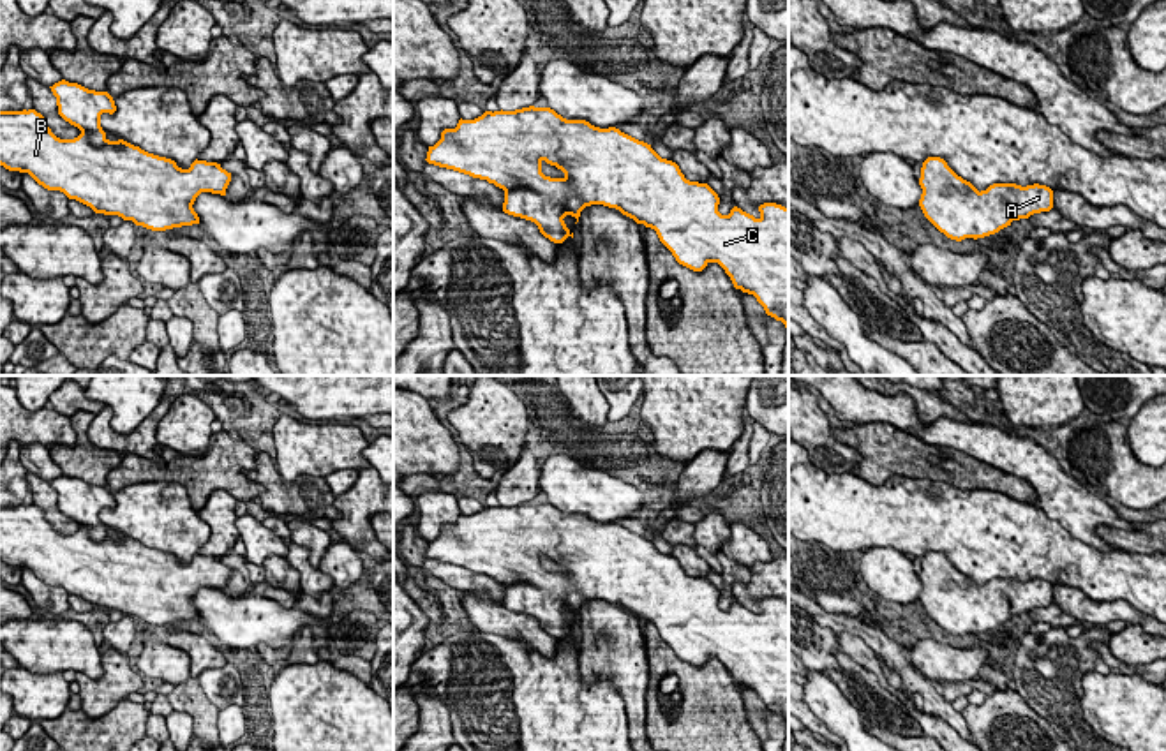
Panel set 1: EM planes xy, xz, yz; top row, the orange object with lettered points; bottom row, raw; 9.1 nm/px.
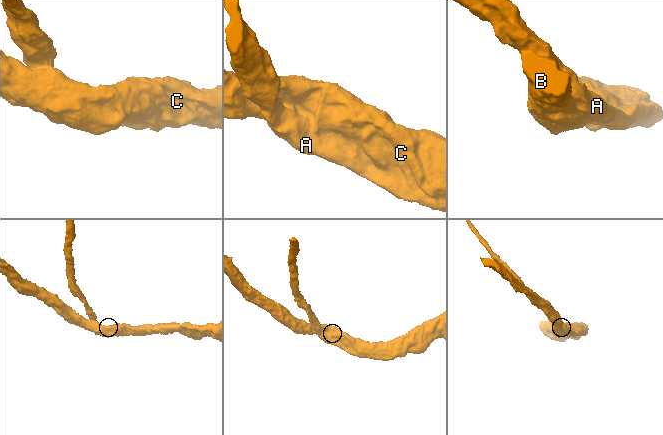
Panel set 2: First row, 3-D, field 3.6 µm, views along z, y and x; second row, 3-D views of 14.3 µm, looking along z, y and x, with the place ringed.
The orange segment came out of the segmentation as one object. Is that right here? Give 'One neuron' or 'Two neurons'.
One neuron

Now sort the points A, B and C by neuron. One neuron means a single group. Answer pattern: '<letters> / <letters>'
A B C

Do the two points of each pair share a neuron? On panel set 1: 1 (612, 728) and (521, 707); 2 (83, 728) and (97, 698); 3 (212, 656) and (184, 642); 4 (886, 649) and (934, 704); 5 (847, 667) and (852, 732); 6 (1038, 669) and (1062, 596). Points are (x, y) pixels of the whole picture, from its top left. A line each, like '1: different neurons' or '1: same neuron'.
1: same neuron
2: different neurons
3: same neuron
4: same neuron
5: different neurons
6: different neurons

